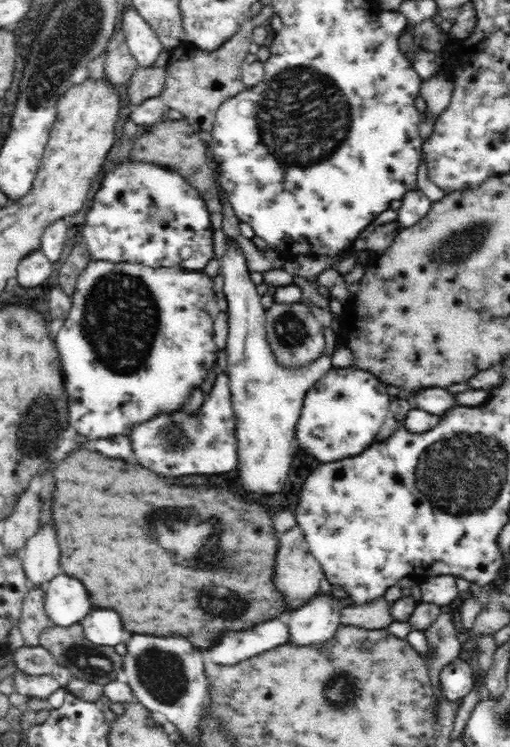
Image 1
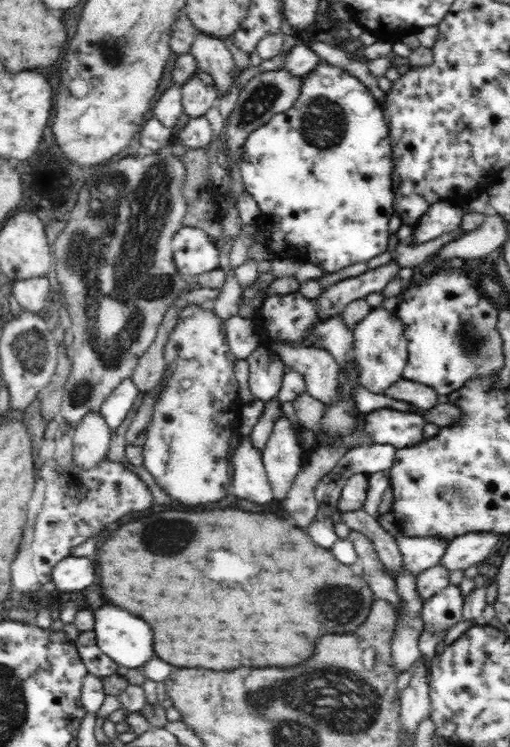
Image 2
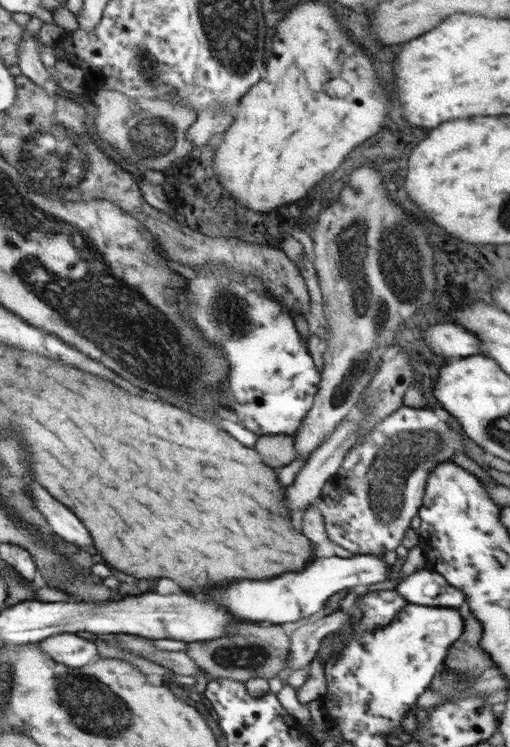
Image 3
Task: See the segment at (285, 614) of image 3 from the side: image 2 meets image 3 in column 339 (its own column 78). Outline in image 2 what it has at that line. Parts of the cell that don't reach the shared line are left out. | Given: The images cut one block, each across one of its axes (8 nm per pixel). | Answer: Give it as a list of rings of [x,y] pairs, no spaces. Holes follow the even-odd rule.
[[[68,556],[52,570],[52,580],[56,584],[55,594],[84,590],[96,582],[96,564],[92,564],[91,557]]]

